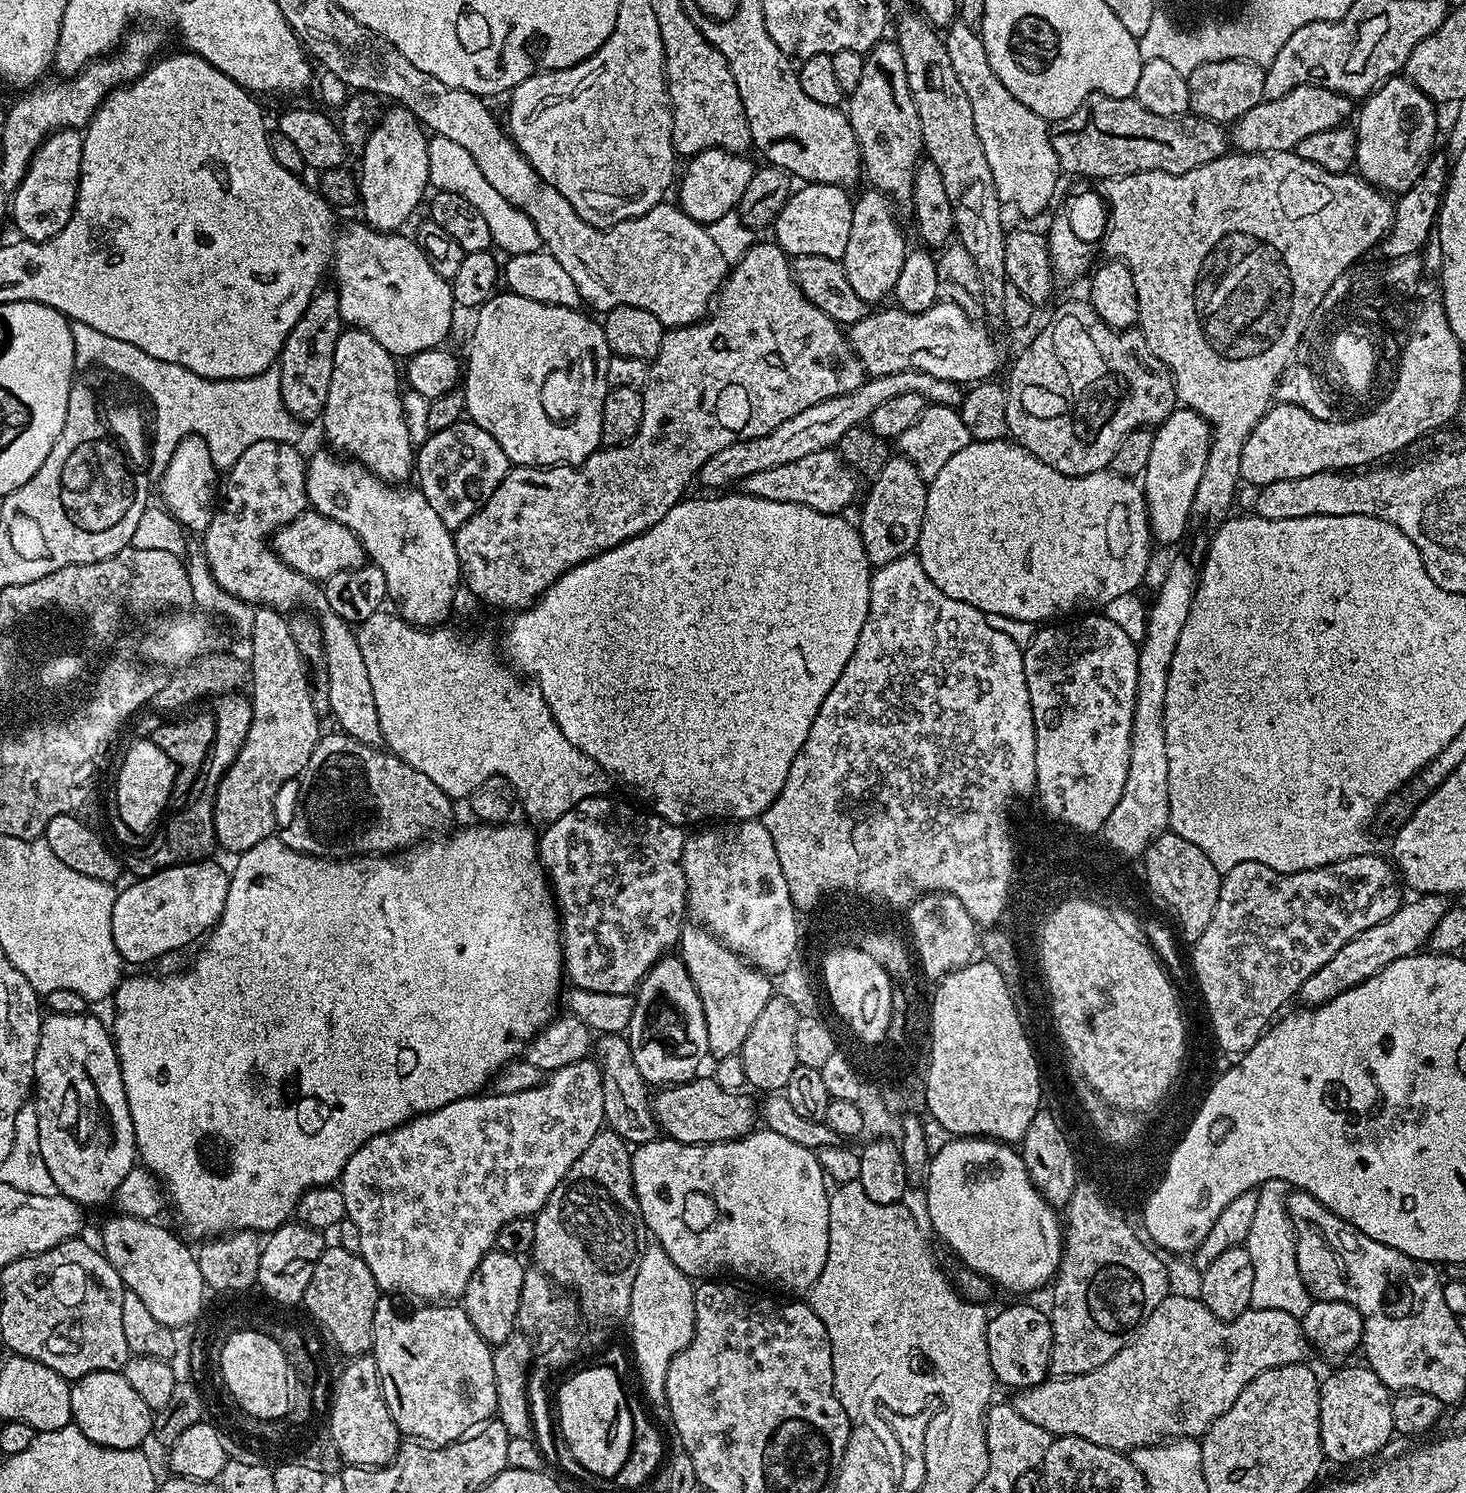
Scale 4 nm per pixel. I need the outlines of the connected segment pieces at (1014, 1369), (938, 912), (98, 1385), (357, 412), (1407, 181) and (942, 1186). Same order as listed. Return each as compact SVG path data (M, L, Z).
M1012 1304L988 1321L988 1361L992 1375L1011 1390L1032 1388L1049 1379L1052 1363L1052 1322L1047 1311L1032 1304Z
M927 892L910 905L906 915L908 924L912 927L910 944L914 949L919 971L921 968L932 982L943 980L951 972L956 972L977 959L981 929L974 918L970 918L966 906L962 906L962 902L949 892Z
M123 1371L91 1372L72 1384L70 1394L72 1423L90 1442L107 1448L126 1450L140 1448L143 1440L149 1439L152 1431L153 1409L142 1402L142 1398L126 1382Z
M345 327L338 338L338 346L334 346L334 370L330 374L330 394L322 421L324 436L337 453L361 464L379 480L404 482L414 472L414 445L406 430L402 376L396 373L395 363L392 353L368 332Z
M1400 74L1383 81L1361 104L1364 105L1361 108L1359 105L1358 115L1354 120L1356 133L1355 167L1358 169L1359 175L1385 193L1401 192L1401 194L1407 194L1410 186L1414 186L1414 182L1418 182L1418 174L1422 174L1422 170L1426 170L1426 162L1434 154L1432 143L1436 140L1437 105L1429 96L1422 94L1422 90L1418 90L1418 86L1414 86Z
M979 1136L952 1138L949 1141L949 1144L942 1145L937 1152L935 1149L934 1155L928 1161L928 1178L923 1191L925 1190L924 1196L928 1199L928 1220L932 1223L933 1230L948 1243L949 1250L961 1260L960 1264L965 1269L971 1269L977 1275L984 1276L993 1285L1001 1284L1008 1292L1032 1292L1035 1288L1042 1287L1044 1283L1047 1285L1055 1277L1060 1266L1060 1257L1064 1254L1065 1229L1062 1227L1061 1217L1060 1220L1056 1217L1059 1216L1057 1209L1053 1208L1051 1204L1047 1204L1042 1198L1042 1194L1034 1186L1019 1151L1011 1143L989 1140Z

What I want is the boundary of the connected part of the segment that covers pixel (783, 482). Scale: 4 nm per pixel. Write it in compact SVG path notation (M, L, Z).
M827 448L794 458L792 462L782 462L782 466L774 466L770 470L758 470L758 474L750 474L743 480L742 488L750 496L766 498L770 502L810 506L810 510L834 516L843 513L843 508L851 506L856 496L856 480L858 476L852 465L845 464L839 451Z

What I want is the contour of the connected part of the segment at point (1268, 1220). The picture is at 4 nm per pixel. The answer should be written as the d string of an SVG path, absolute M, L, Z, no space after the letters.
M1271 1180L1258 1189L1258 1211L1246 1247L1250 1262L1254 1262L1254 1290L1250 1290L1252 1307L1262 1310L1286 1310L1286 1314L1303 1318L1314 1302L1314 1297L1304 1284L1296 1261L1296 1231L1288 1213L1289 1185L1282 1180Z

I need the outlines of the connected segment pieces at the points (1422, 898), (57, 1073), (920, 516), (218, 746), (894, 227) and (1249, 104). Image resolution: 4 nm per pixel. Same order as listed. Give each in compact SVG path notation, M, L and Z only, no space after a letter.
M1420 894L1412 899L1416 900L1409 904L1408 901L1401 903L1397 912L1378 922L1378 926L1370 926L1370 930L1362 930L1362 934L1350 938L1350 942L1346 942L1346 946L1342 946L1342 950L1338 950L1338 954L1334 954L1334 958L1330 958L1330 962L1322 966L1322 970L1310 974L1310 978L1302 982L1299 999L1304 999L1303 1003L1308 1006L1325 1004L1327 1000L1334 999L1348 988L1358 986L1366 978L1378 974L1386 966L1390 966L1390 962L1415 956L1421 951L1434 934L1438 922L1442 922L1442 918L1448 913L1450 904L1449 901L1444 901L1447 899L1440 894Z
M45 1015L34 1058L34 1103L42 1162L54 1178L57 1193L81 1206L109 1203L110 1194L115 1194L138 1160L112 1033L107 1023L88 1015Z
M899 454L889 455L886 466L882 466L882 470L874 477L871 484L872 489L869 490L868 497L864 500L864 509L860 512L858 527L868 555L869 565L879 566L909 555L915 549L920 540L920 527L924 521L924 511L928 501L928 484L918 474L914 462L910 462L905 456Z
M243 691L225 692L224 695L215 697L214 704L216 704L216 708L214 707L216 733L212 749L200 763L200 772L194 778L186 799L181 803L185 804L172 817L169 815L147 837L147 839L149 838L148 844L134 849L129 854L126 868L127 871L129 868L133 872L131 874L133 877L149 876L179 864L193 864L199 860L206 860L213 855L212 851L217 851L214 824L216 791L219 788L220 780L238 758L238 750L242 750L242 742L246 742L246 734L250 730L252 721L252 701Z
M867 191L860 197L857 195L852 205L850 239L846 241L846 254L842 263L846 278L850 278L850 286L854 286L854 294L858 294L858 298L862 298L865 305L876 306L881 303L879 300L883 296L892 296L910 248L909 245L904 245L904 232L896 221L897 209L893 201L883 192Z
M1223 60L1222 62L1206 62L1198 66L1188 75L1188 89L1190 90L1190 102L1188 103L1191 115L1205 116L1225 126L1239 120L1246 110L1254 110L1265 100L1264 77L1265 65L1255 64L1249 60Z

